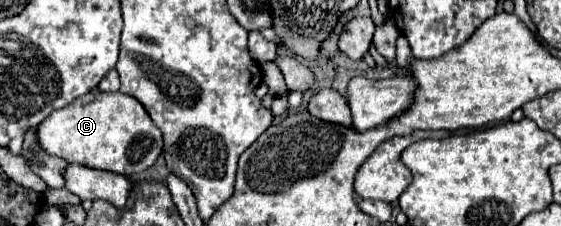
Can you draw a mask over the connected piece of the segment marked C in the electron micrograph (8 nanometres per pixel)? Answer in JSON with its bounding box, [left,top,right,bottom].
[38,93,164,177]

